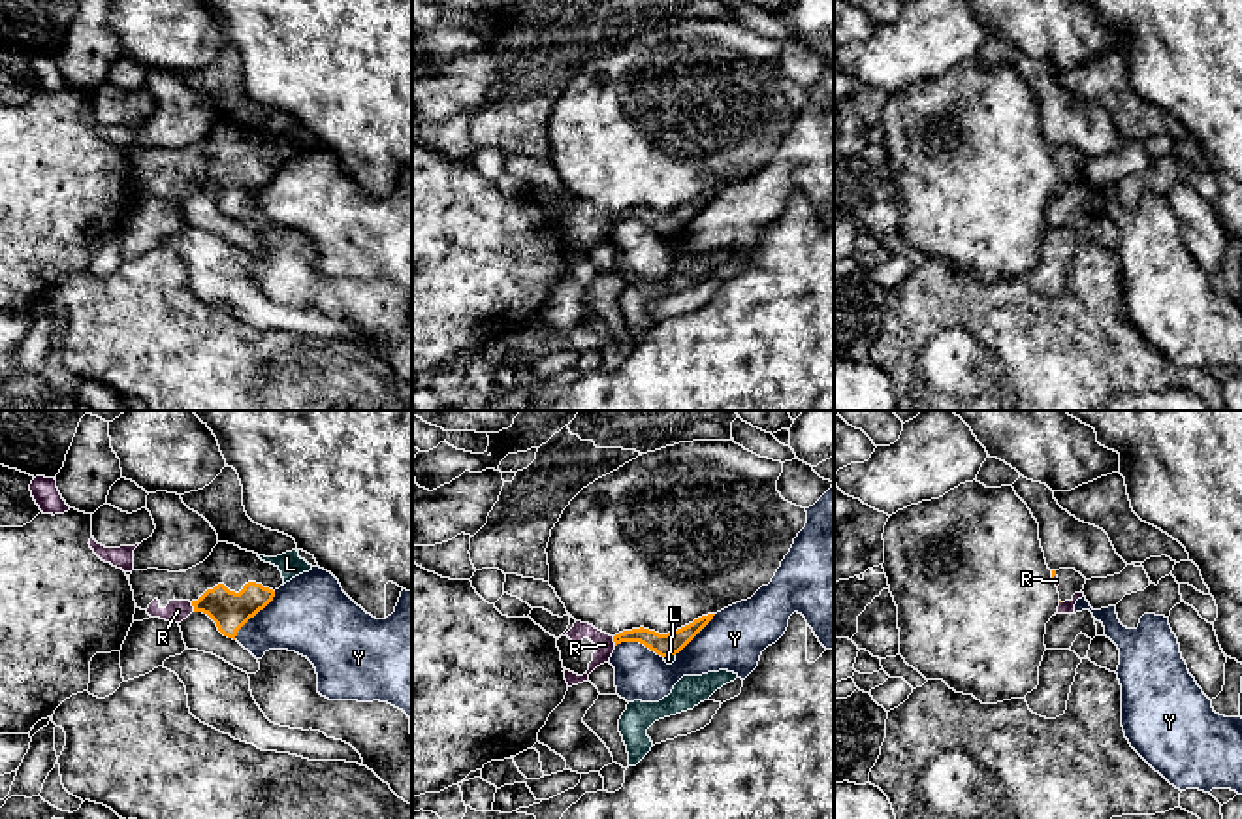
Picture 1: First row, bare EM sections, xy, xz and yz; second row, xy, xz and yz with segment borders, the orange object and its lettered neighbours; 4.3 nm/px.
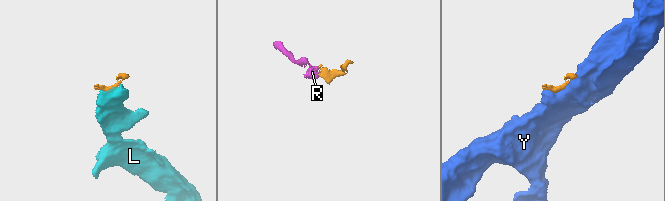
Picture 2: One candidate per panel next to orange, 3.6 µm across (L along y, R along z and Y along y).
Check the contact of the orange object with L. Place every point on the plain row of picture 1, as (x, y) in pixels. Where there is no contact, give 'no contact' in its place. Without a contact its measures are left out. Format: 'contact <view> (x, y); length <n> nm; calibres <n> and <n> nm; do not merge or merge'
contact xz (668, 232); length 50 nm; calibres 100 and 40 nm; merge

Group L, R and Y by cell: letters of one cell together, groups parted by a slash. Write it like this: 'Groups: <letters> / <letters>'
Groups: L R / Y

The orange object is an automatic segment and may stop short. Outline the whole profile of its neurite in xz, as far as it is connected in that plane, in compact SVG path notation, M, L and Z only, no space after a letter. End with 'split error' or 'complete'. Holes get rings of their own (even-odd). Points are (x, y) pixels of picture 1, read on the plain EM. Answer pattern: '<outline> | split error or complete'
M715 192L702 194L693 201L668 213L659 213L655 209L640 205L610 215L589 201L576 200L574 205L566 211L566 215L574 222L580 222L583 217L589 217L597 224L597 228L593 232L593 239L589 241L589 249L583 254L578 254L565 247L565 258L568 265L589 260L589 252L597 245L610 241L615 224L621 220L640 220L657 233L661 233L668 243L672 243L676 239L676 233L713 198L713 194Z | split error

